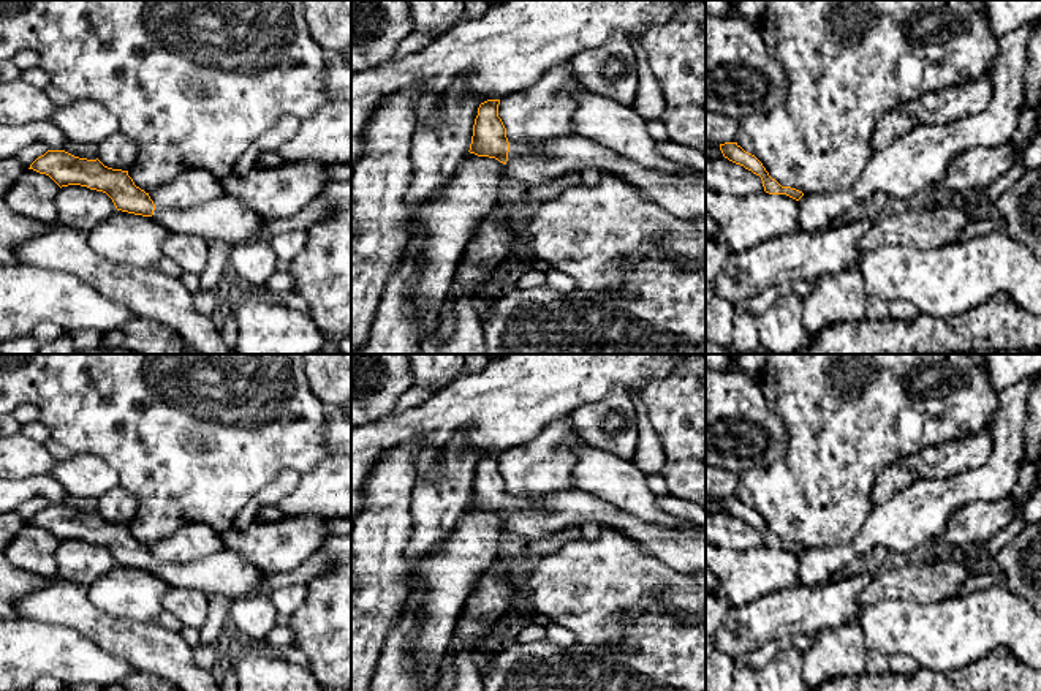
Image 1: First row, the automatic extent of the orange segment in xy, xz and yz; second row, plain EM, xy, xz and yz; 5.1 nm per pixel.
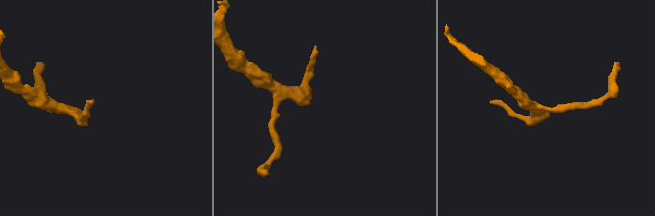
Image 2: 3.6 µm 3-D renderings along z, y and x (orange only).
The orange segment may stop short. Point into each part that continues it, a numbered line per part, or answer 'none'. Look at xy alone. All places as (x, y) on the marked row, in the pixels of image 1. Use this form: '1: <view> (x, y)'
1: xy (227, 219)

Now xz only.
1: xz (682, 195)

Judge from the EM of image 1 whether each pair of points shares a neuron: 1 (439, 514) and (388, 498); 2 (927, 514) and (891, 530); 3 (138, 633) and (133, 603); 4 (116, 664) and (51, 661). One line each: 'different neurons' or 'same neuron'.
1: different neurons
2: same neuron
3: different neurons
4: same neuron

